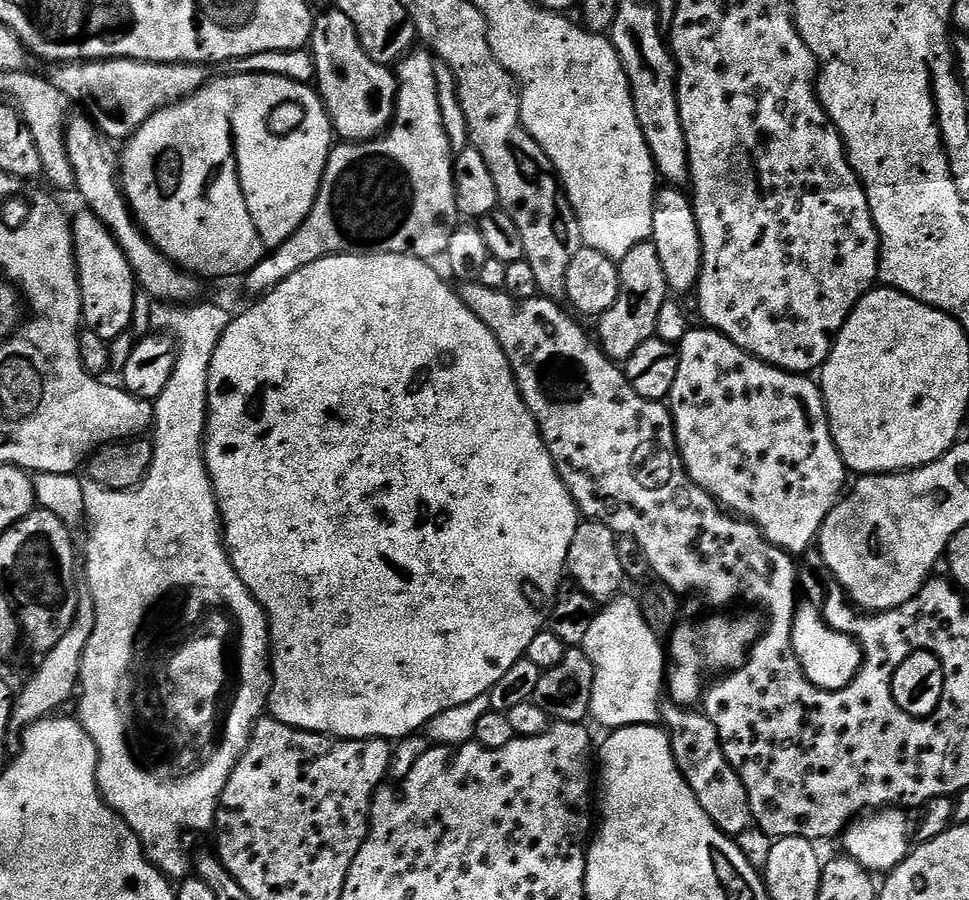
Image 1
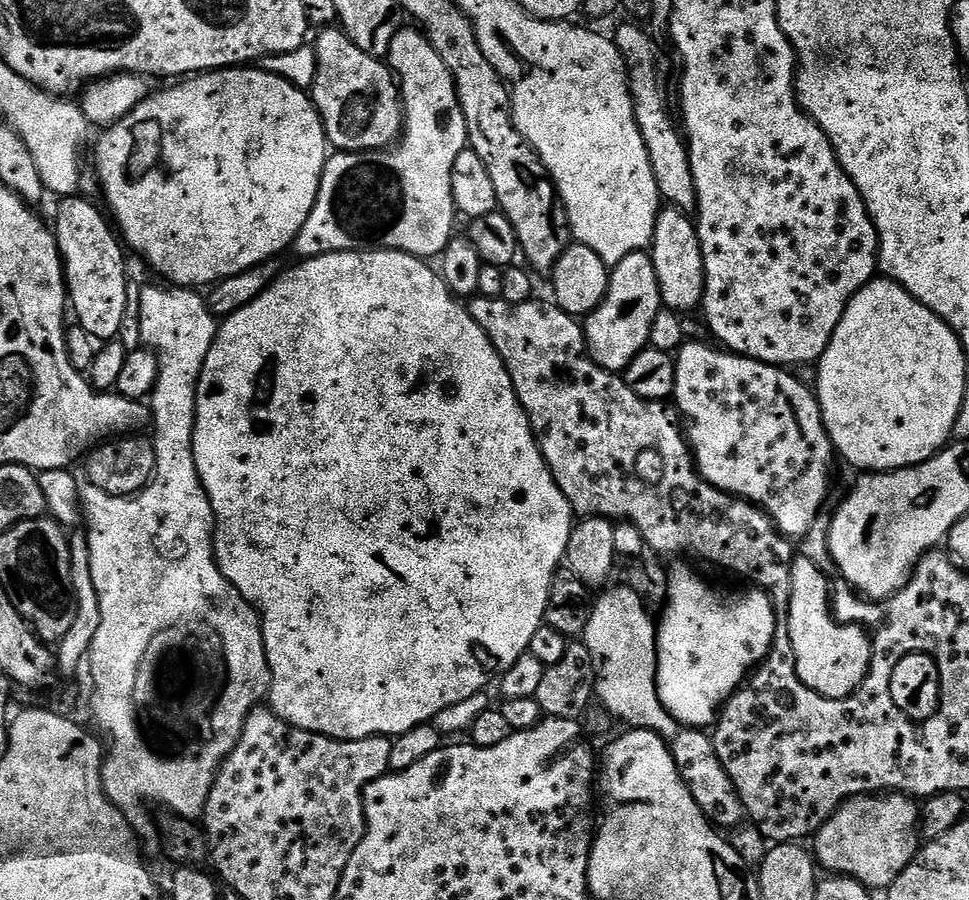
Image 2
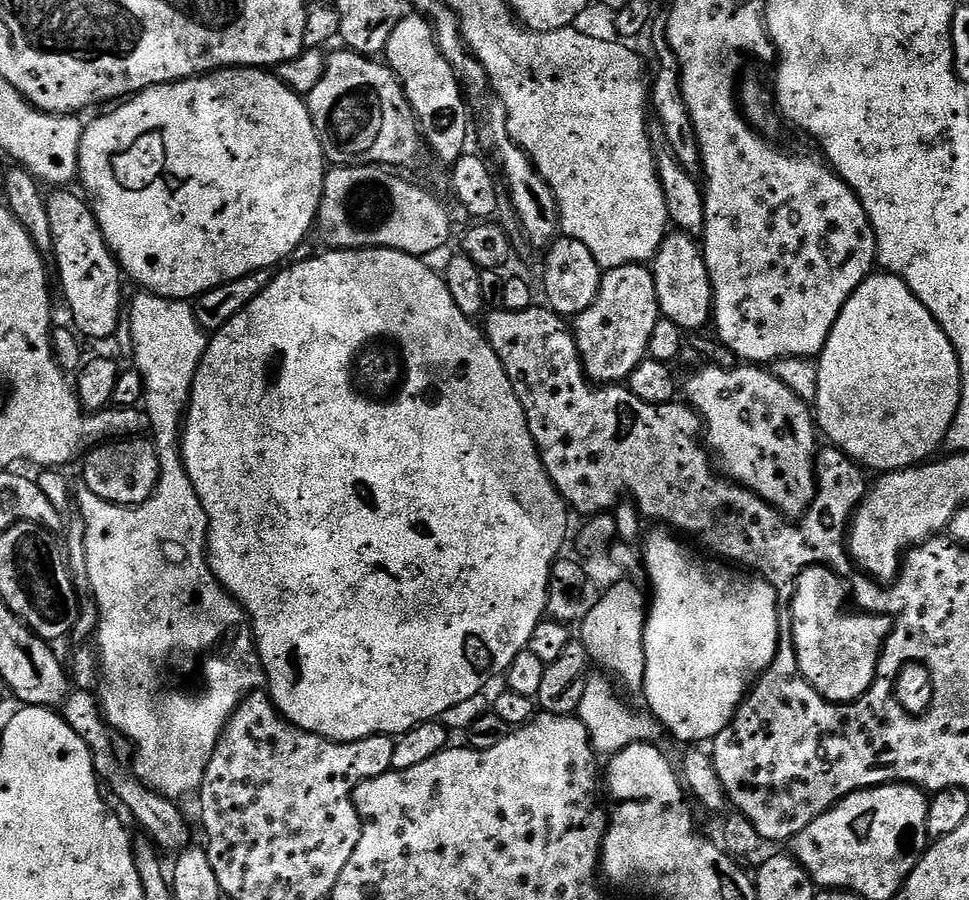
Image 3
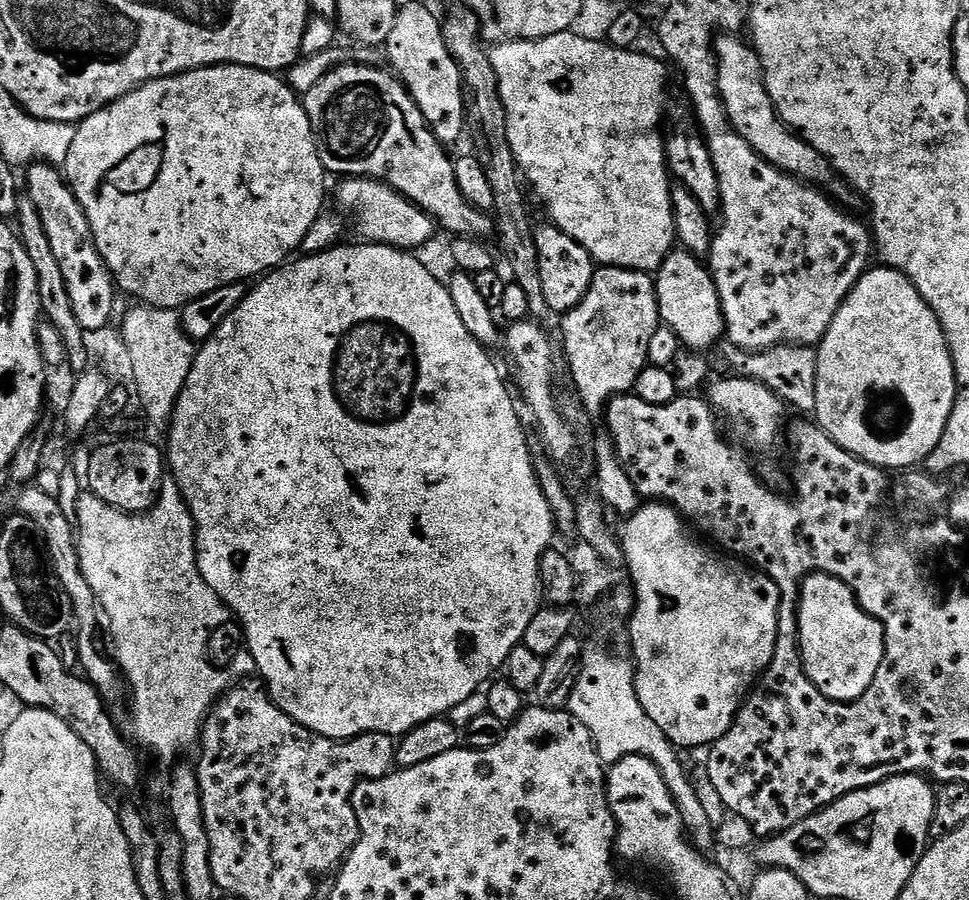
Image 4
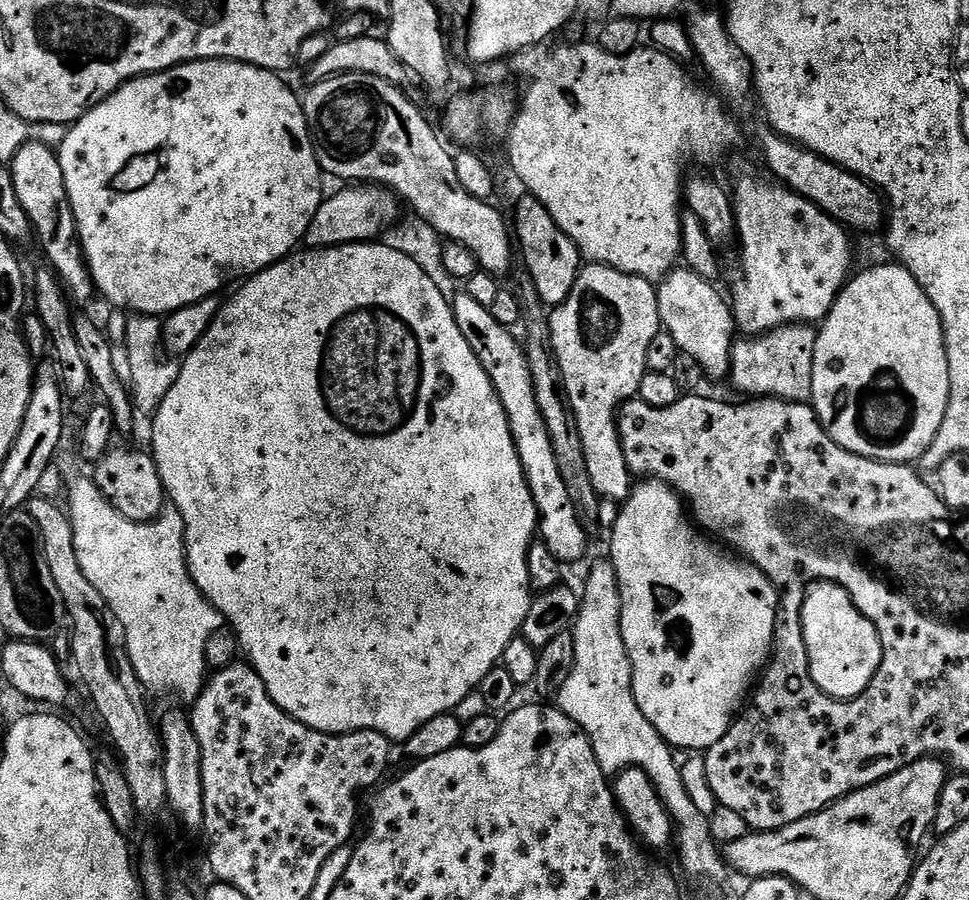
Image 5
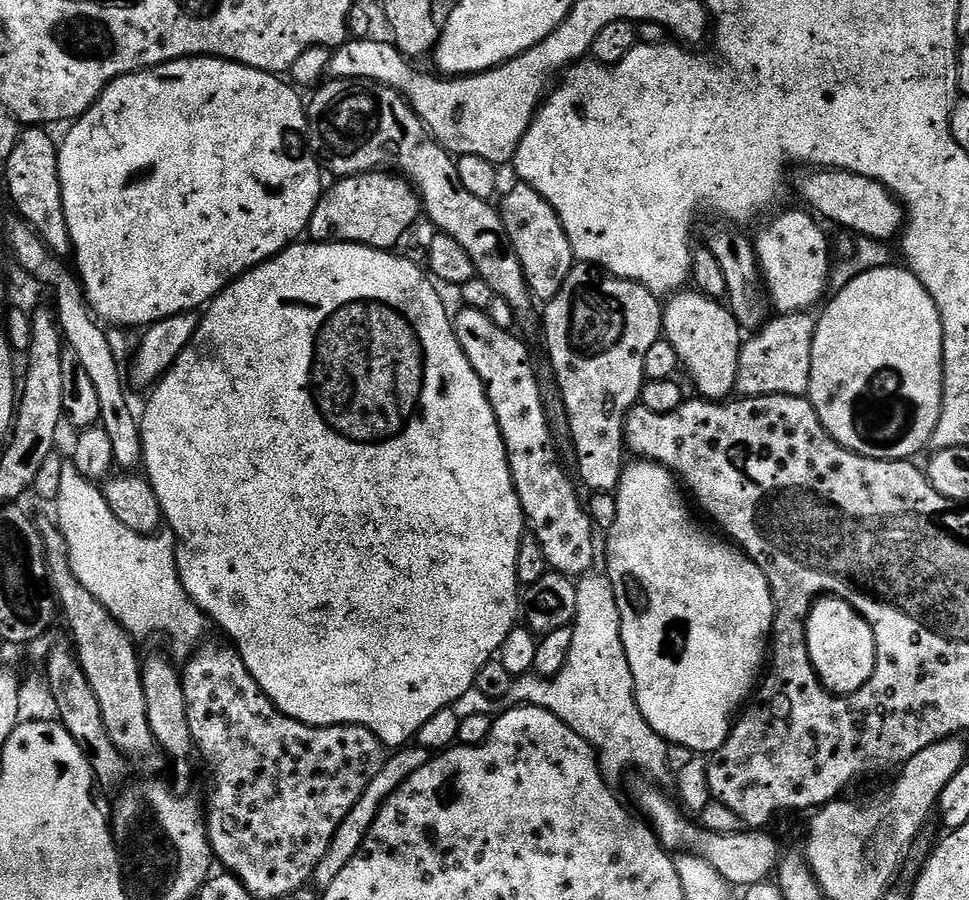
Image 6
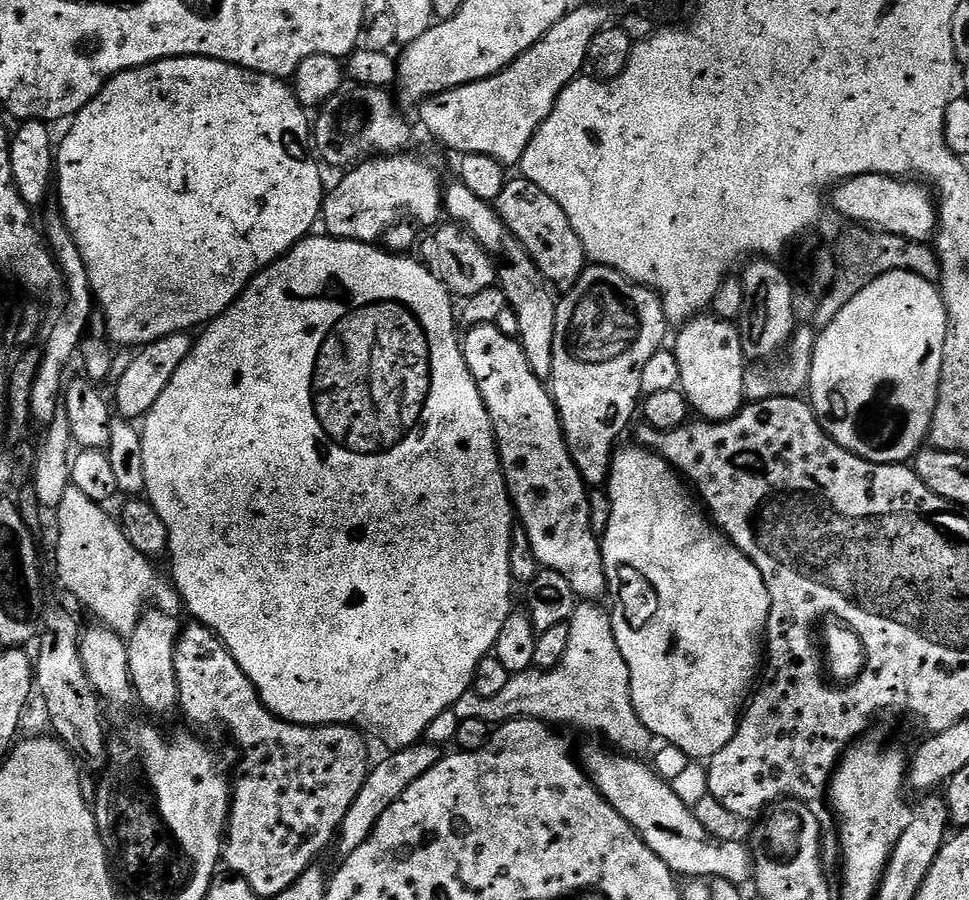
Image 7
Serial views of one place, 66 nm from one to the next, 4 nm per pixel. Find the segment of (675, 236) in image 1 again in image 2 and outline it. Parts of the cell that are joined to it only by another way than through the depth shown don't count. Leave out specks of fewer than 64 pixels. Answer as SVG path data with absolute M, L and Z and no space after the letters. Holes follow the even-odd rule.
M671 206L661 207L654 226L650 255L663 307L681 314L687 314L691 308L699 309L704 303L704 259L693 217Z

